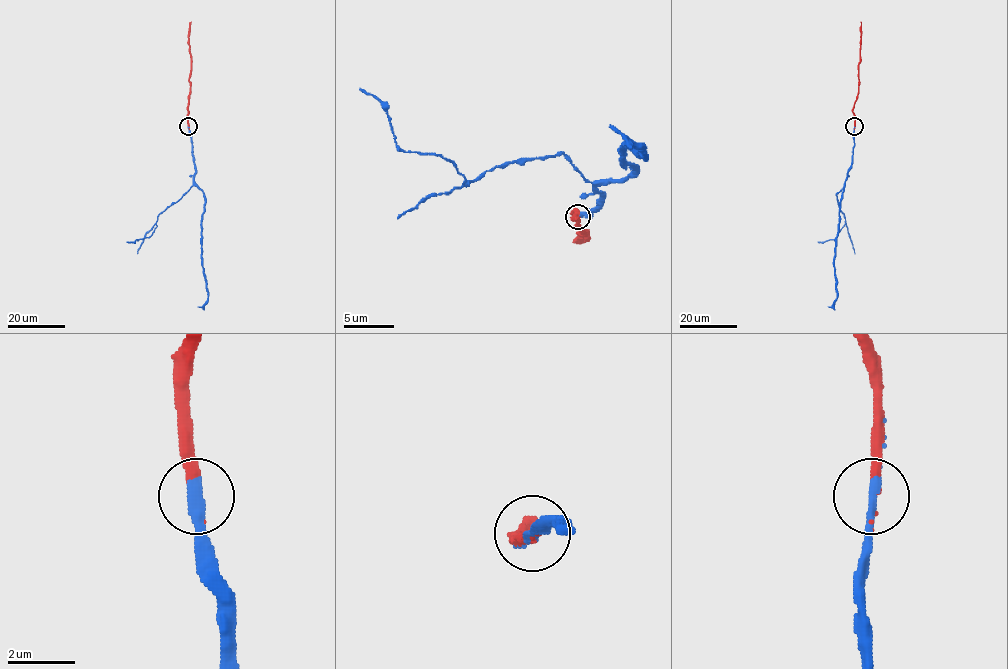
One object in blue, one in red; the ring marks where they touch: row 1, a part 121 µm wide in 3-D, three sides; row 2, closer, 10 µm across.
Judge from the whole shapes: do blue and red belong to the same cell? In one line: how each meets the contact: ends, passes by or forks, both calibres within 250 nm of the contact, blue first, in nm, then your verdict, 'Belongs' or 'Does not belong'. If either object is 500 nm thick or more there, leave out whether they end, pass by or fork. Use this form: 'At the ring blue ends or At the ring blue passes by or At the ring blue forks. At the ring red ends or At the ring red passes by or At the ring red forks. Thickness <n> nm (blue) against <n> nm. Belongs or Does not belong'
At the ring blue ends. At the ring red ends. Thickness 400 nm (blue) against 240 nm. Belongs

